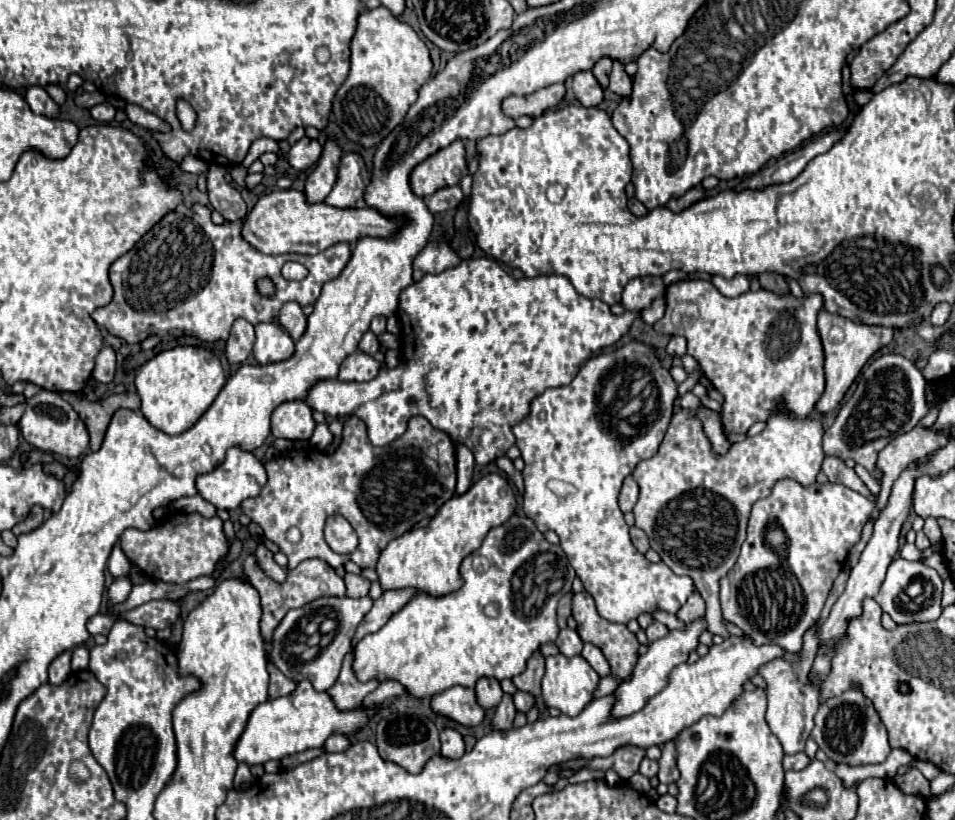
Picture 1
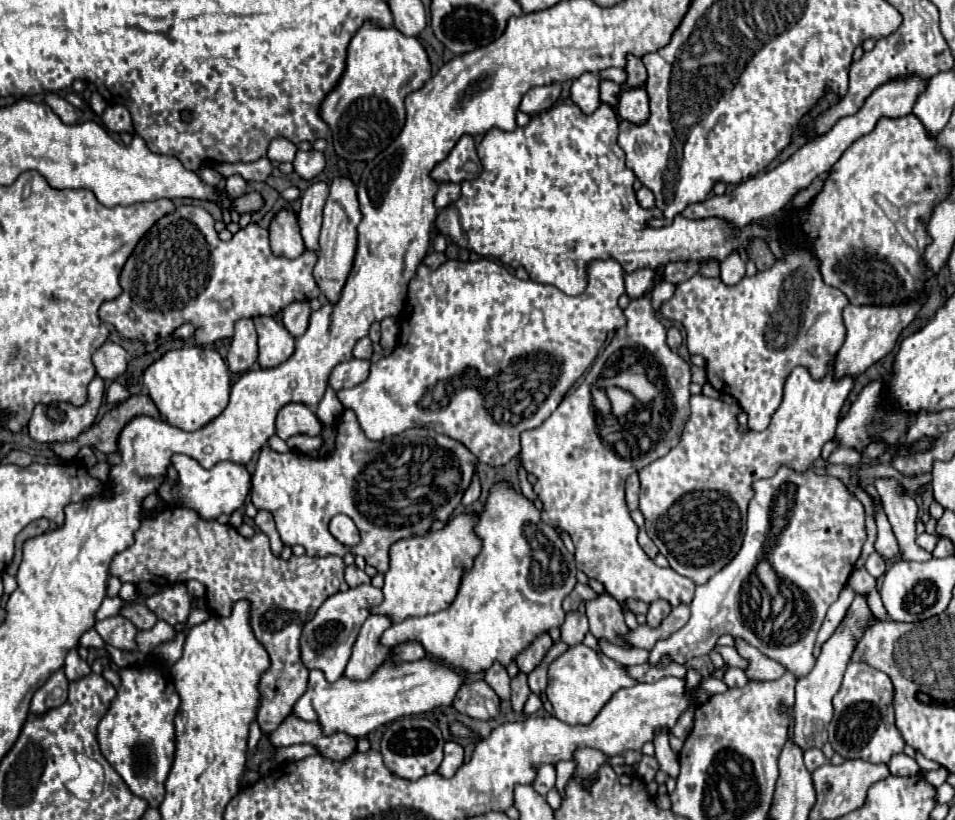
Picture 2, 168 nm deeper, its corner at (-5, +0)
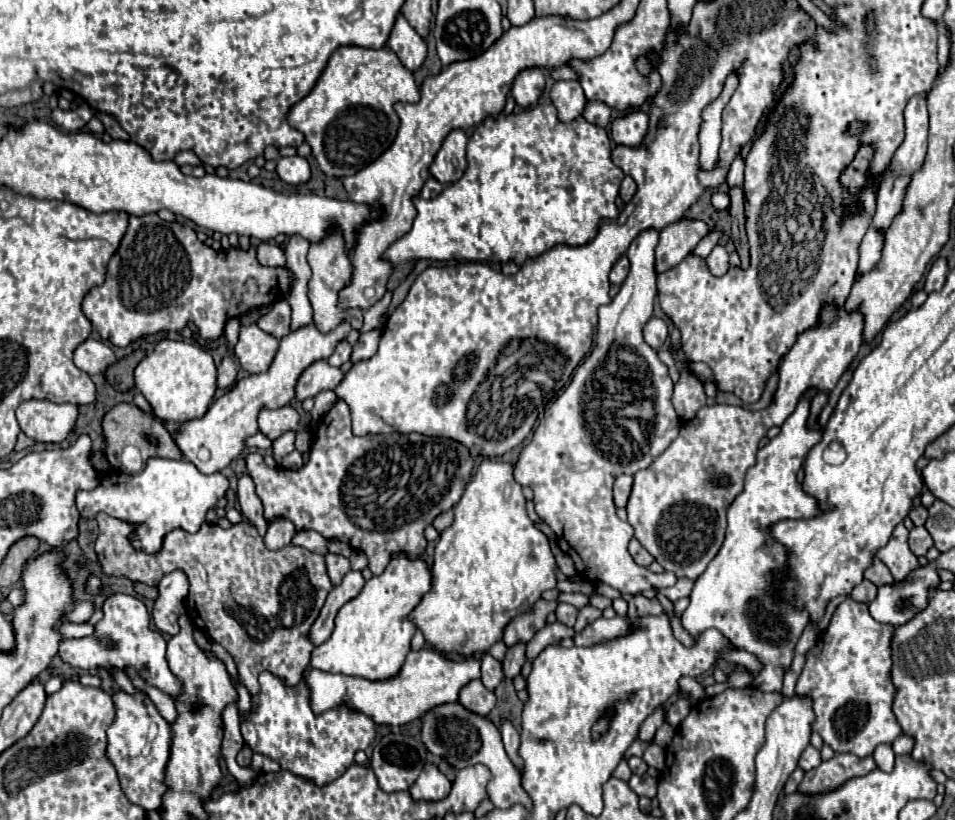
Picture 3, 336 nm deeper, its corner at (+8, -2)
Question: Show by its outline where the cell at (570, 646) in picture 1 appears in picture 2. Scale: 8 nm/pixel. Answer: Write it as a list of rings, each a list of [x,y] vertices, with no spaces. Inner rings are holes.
[[[577,611],[575,613],[569,613],[565,623],[561,625],[561,641],[567,643],[569,647],[573,645],[579,645],[583,641],[583,637],[587,635],[587,617],[585,615],[579,615]]]

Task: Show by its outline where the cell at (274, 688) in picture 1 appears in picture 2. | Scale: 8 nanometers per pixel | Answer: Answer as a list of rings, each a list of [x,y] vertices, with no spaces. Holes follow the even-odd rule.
[[[171,507],[163,509],[155,517],[143,519],[141,527],[135,531],[135,543],[127,547],[125,551],[117,553],[109,573],[117,575],[123,583],[139,583],[149,581],[159,587],[167,587],[171,583],[187,583],[189,579],[197,579],[207,587],[207,605],[213,615],[229,615],[231,603],[237,599],[249,599],[253,603],[251,609],[251,627],[255,637],[261,641],[261,645],[267,649],[271,657],[271,667],[267,673],[263,673],[259,681],[261,691],[261,707],[257,713],[257,723],[265,735],[273,733],[283,719],[291,713],[291,703],[303,695],[307,689],[307,677],[309,671],[299,663],[299,631],[311,615],[319,609],[319,605],[331,597],[333,593],[347,591],[347,583],[343,579],[343,559],[329,555],[329,557],[291,557],[289,561],[275,559],[275,555],[269,549],[269,539],[257,531],[251,539],[241,537],[231,525],[221,525],[217,521],[203,521],[203,517],[187,507]]]

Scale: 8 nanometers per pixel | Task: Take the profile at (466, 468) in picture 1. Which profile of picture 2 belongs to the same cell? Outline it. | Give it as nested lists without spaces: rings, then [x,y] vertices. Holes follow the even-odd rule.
[[[475,473],[473,479],[471,479],[471,485],[467,487],[467,491],[463,495],[463,505],[469,507],[471,503],[475,503],[479,499],[479,495],[481,495],[481,483],[479,483],[479,475]]]

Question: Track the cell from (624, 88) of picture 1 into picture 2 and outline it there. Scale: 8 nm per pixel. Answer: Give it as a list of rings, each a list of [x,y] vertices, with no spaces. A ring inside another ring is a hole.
[[[643,87],[625,89],[619,95],[619,115],[631,123],[645,123],[649,115],[649,99]]]

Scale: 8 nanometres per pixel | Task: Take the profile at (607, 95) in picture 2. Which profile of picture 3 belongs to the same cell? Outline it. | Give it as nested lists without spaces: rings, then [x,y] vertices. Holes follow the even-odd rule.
[[[590,101],[582,113],[582,117],[592,123],[592,125],[598,125],[598,127],[606,127],[610,123],[610,115],[612,111],[606,109],[606,105],[598,103],[598,101]]]

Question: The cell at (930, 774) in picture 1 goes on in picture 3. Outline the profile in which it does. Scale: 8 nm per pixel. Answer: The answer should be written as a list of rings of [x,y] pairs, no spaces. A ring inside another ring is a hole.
[[[910,735],[906,737],[898,737],[894,743],[892,743],[892,749],[894,753],[912,753],[912,747],[914,747],[914,739]]]

